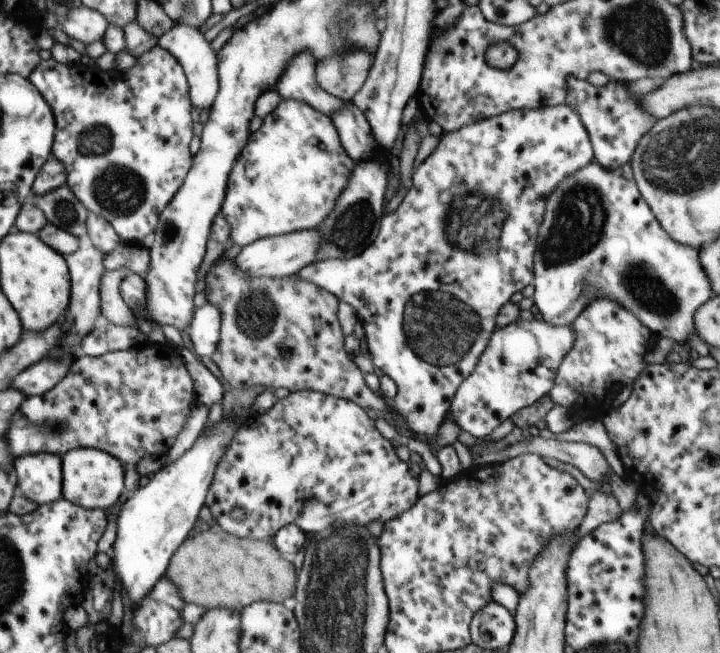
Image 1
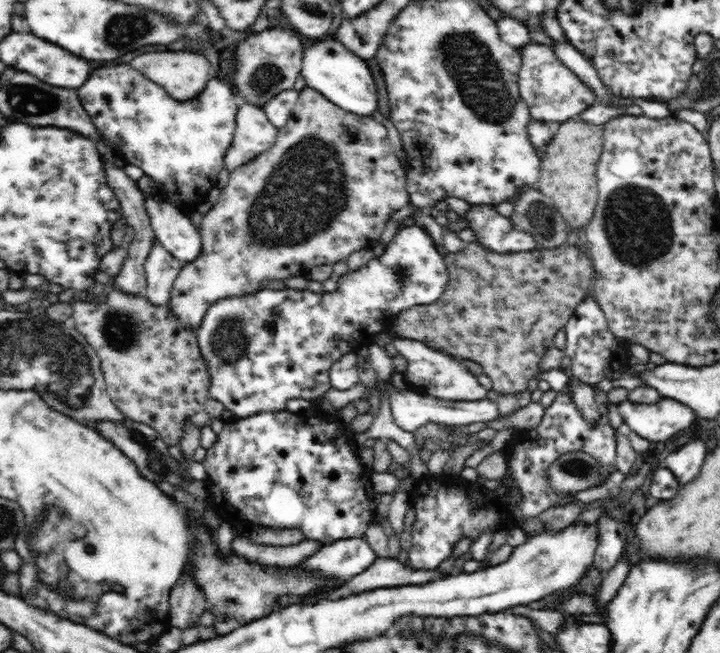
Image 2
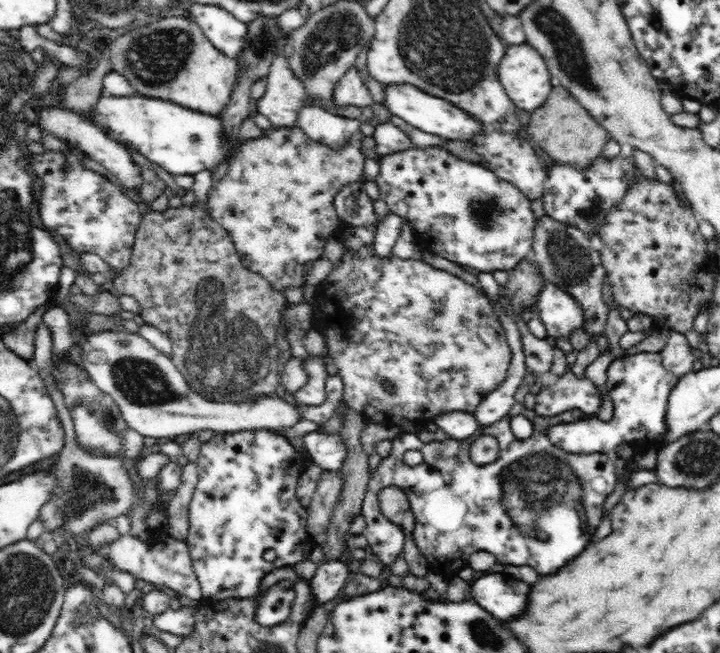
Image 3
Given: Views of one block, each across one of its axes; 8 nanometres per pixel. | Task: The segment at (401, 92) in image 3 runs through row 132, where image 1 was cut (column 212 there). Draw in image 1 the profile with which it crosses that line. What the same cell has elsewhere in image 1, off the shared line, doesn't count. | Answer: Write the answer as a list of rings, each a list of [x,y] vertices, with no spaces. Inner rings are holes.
[[[223,418],[216,428],[210,428],[206,434],[201,433],[194,446],[191,446],[190,450],[185,452],[175,463],[163,466],[160,471],[151,475],[146,486],[128,492],[128,499],[123,504],[118,516],[118,531],[113,544],[112,560],[117,577],[123,585],[122,591],[128,592],[128,596],[133,601],[133,610],[142,599],[145,599],[146,595],[149,595],[150,589],[154,588],[158,580],[166,574],[172,555],[187,540],[187,536],[198,518],[198,512],[205,505],[206,495],[217,470],[218,461],[233,439],[238,426],[240,425],[237,425],[234,420],[228,421]]]

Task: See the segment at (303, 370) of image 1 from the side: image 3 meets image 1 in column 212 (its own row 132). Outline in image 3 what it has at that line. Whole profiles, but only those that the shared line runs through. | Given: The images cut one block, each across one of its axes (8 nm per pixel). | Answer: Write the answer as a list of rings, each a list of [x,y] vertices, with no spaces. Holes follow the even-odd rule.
[[[275,127],[261,137],[243,141],[229,162],[224,178],[214,182],[209,191],[210,216],[229,232],[240,261],[252,272],[263,276],[278,292],[304,286],[306,267],[324,258],[326,242],[339,233],[345,222],[333,206],[338,192],[353,182],[365,183],[364,158],[367,139],[358,129],[349,143],[328,147],[324,141],[313,139],[300,127]]]

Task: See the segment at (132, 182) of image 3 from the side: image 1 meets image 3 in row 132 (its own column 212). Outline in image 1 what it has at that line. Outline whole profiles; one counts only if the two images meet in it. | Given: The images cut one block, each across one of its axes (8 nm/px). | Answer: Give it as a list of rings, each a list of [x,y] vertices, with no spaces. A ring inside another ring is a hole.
[[[176,23],[159,38],[157,44],[165,48],[182,65],[189,84],[189,95],[193,106],[201,110],[203,108],[210,110],[219,91],[219,74],[217,53],[204,39],[204,35],[196,27]]]

